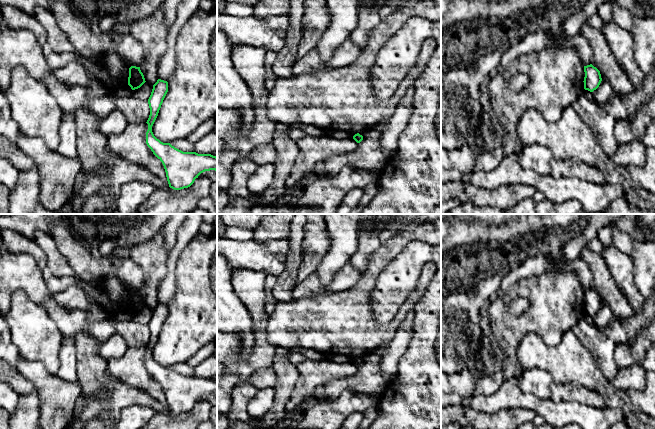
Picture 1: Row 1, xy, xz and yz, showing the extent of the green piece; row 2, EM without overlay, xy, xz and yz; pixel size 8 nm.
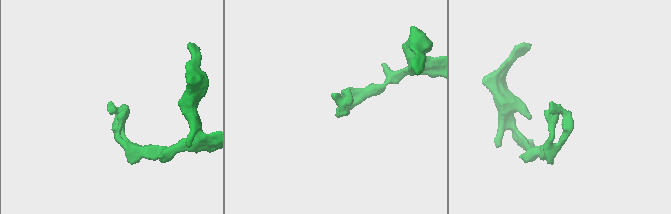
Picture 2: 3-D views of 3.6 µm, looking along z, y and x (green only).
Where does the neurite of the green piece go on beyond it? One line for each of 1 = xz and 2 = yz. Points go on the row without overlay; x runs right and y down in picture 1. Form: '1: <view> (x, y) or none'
1: none
2: none

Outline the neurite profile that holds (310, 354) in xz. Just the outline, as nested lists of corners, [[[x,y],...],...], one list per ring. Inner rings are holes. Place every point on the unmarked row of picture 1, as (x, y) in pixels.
[[[303,350],[303,354],[308,358],[308,359],[313,359],[313,360],[327,360],[329,359],[330,354],[325,354],[321,353],[318,351],[314,350]]]

